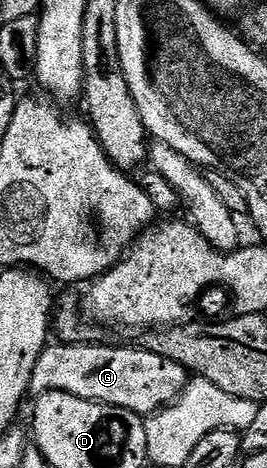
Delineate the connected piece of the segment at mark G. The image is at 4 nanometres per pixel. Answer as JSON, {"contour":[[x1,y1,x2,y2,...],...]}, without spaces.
{"contour":[[50,343,41,351,39,362,35,362,29,383,30,393,38,397,48,392,66,392,75,394,75,398,110,404,148,418,177,401,189,385,191,373,171,358,163,358,144,346,112,348,101,343]]}

